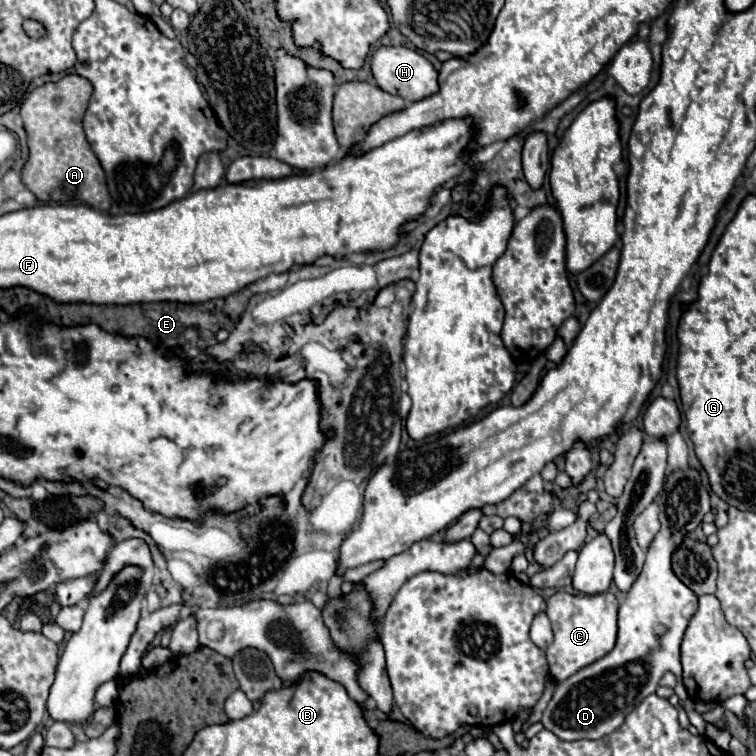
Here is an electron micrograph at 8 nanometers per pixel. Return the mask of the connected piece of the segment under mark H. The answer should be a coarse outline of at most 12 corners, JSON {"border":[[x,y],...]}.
{"border":[[379,46],[371,72],[407,102],[439,90],[437,70],[405,46]]}

